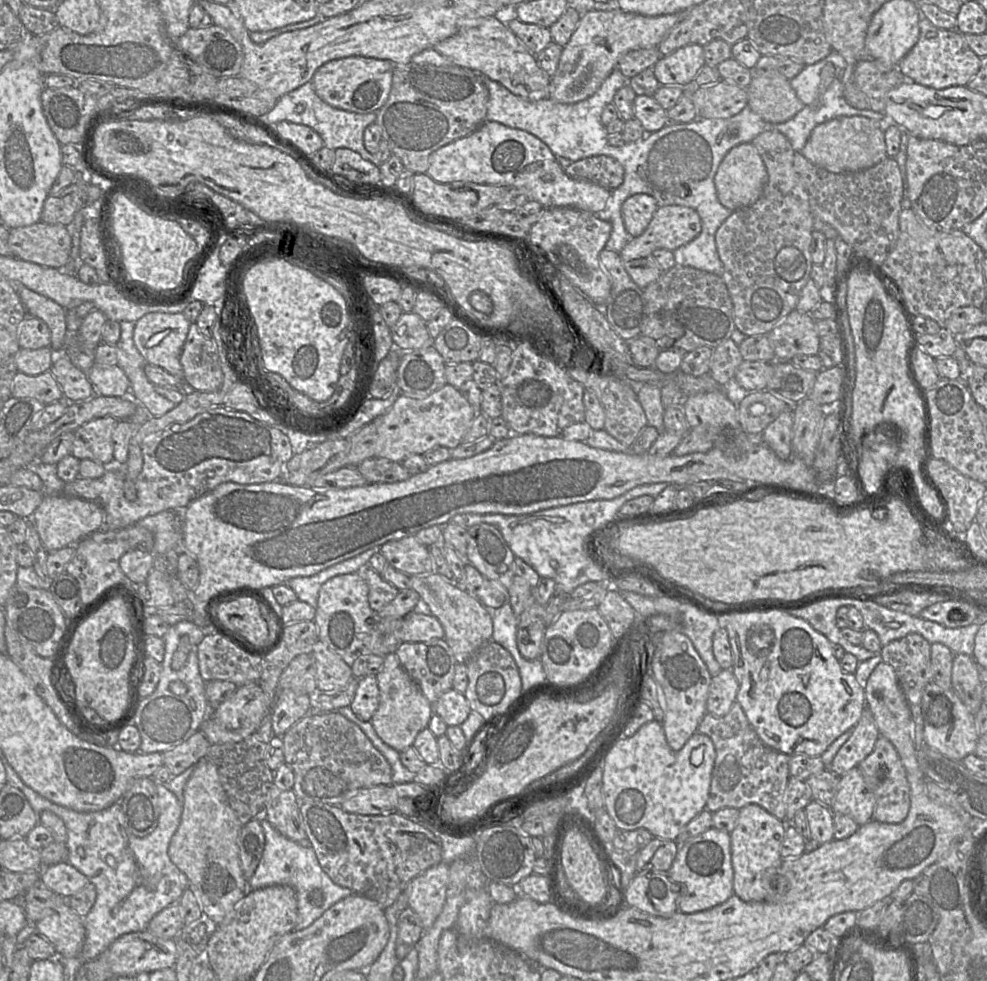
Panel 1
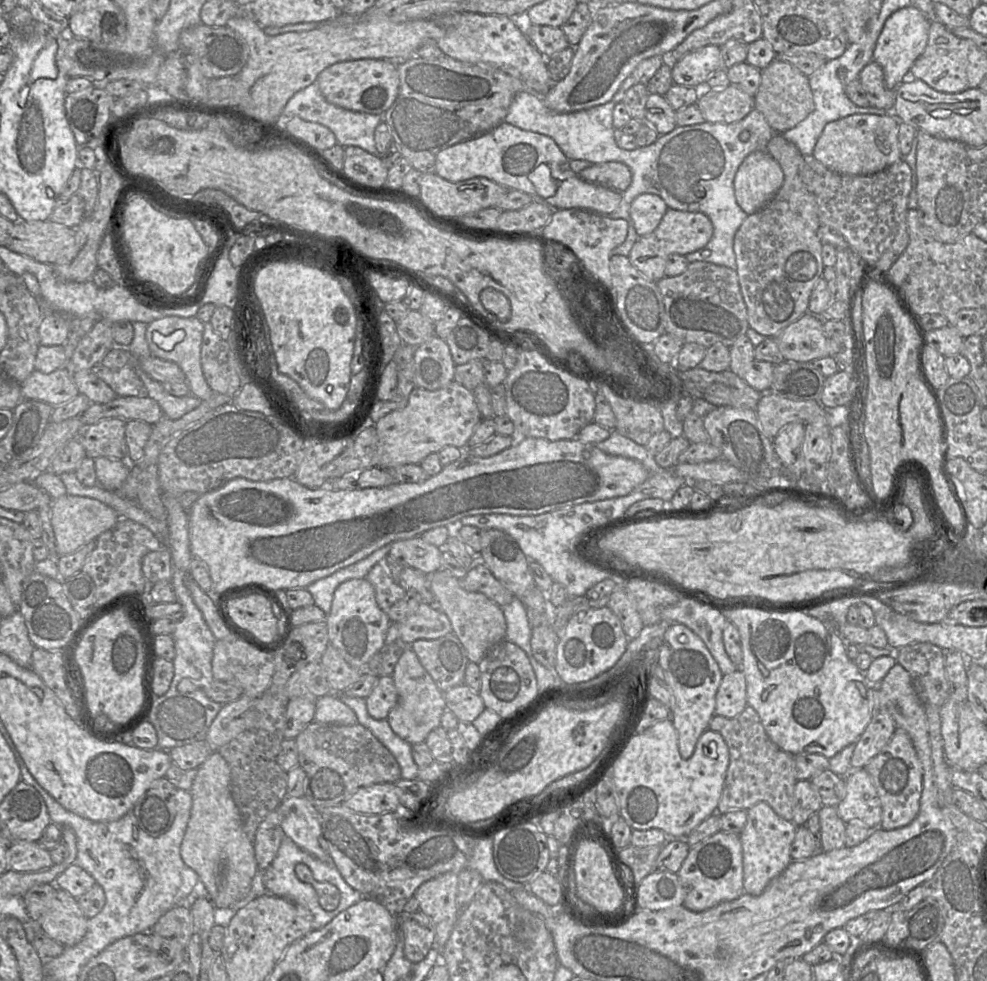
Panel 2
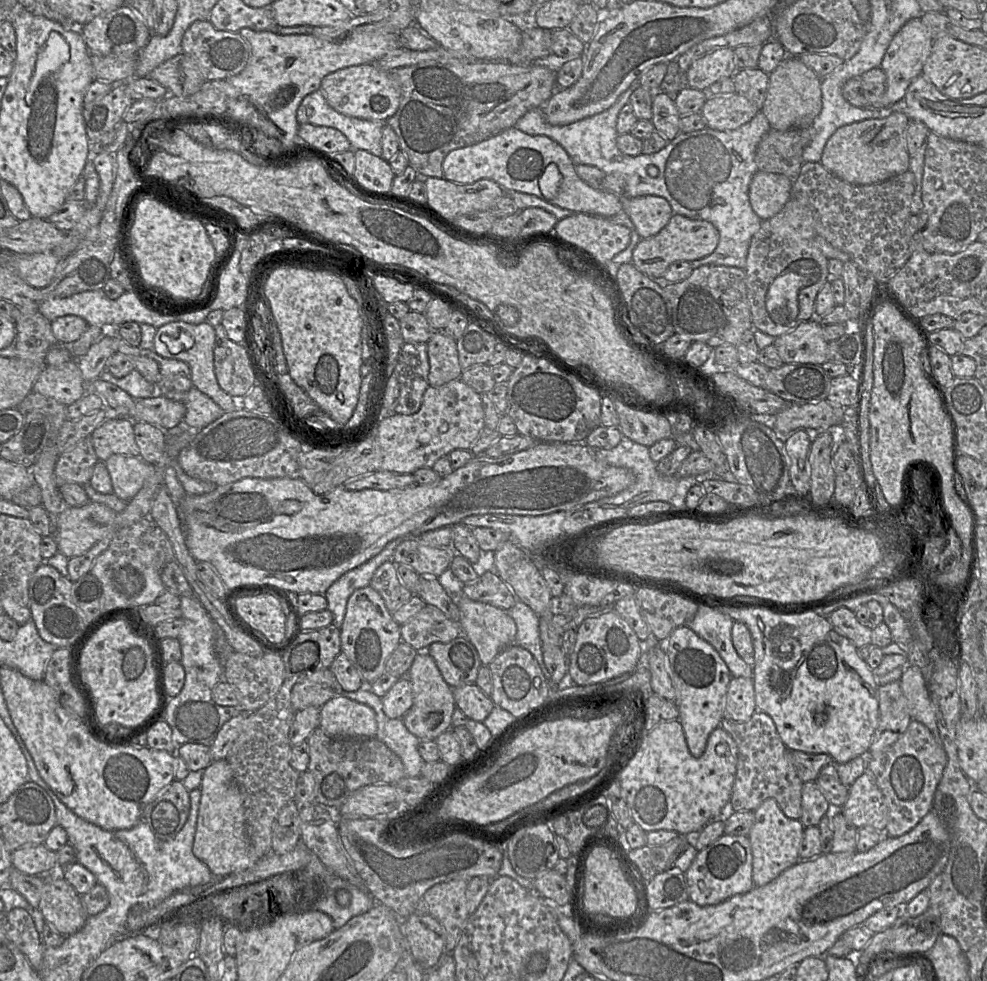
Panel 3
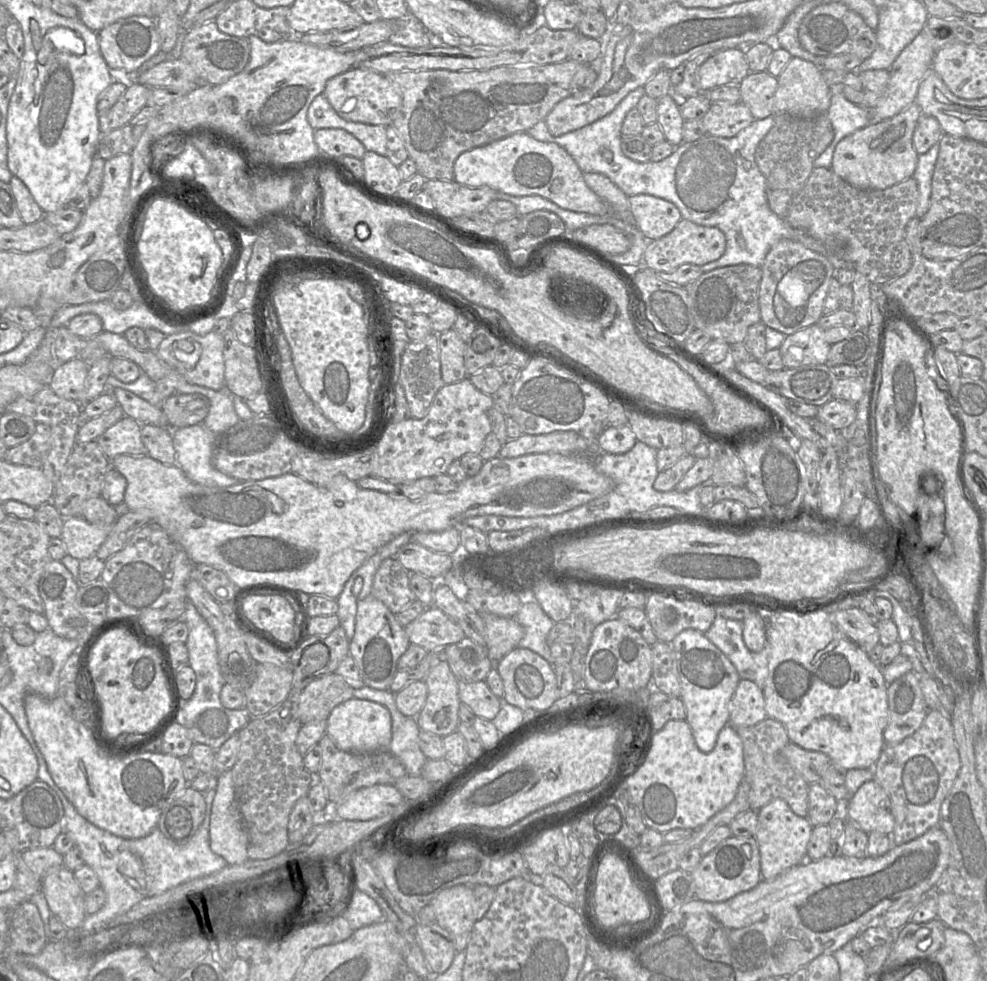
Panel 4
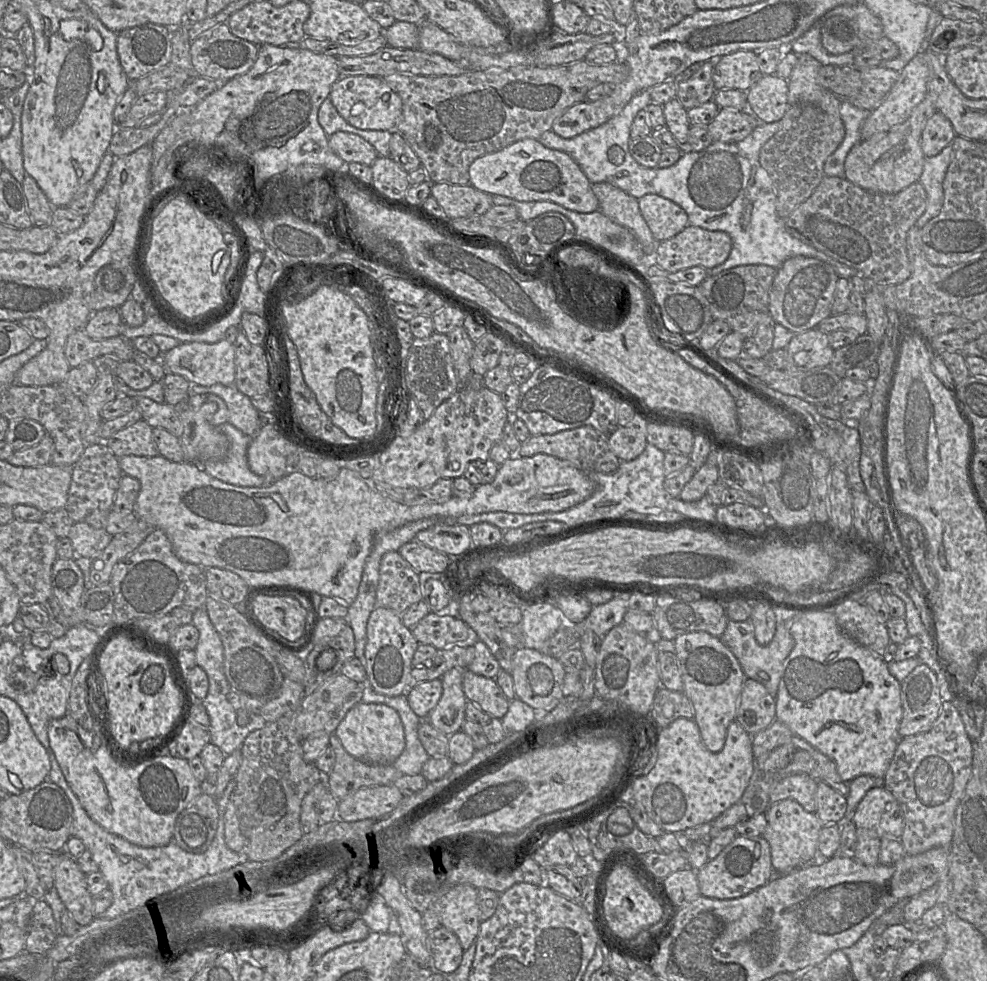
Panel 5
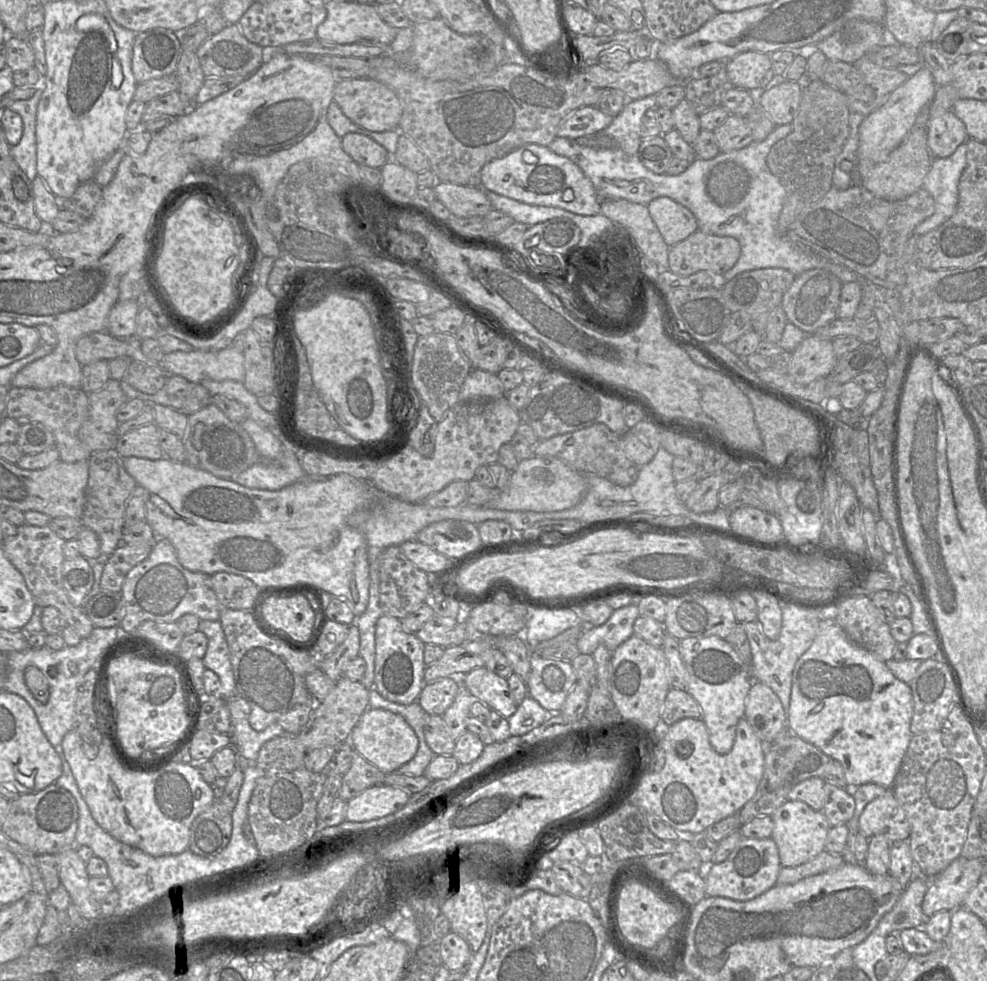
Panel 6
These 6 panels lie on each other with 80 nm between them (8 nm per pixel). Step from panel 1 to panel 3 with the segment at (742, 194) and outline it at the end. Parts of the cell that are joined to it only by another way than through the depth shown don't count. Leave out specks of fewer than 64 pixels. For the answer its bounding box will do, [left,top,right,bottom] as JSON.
[749,171,793,219]

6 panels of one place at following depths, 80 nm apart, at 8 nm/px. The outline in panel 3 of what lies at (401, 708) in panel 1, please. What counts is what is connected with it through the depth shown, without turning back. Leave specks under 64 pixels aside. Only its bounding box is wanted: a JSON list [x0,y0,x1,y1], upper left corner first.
[402,651,456,740]

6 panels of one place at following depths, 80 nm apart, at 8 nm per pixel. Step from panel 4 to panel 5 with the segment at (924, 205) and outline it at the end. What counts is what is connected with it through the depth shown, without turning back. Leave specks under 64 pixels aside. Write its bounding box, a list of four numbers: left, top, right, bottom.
[916,145,952,228]

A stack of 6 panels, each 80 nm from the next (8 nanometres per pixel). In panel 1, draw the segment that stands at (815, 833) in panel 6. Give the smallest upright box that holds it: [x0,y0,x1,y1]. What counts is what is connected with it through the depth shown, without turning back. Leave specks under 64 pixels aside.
[730,804,787,902]

